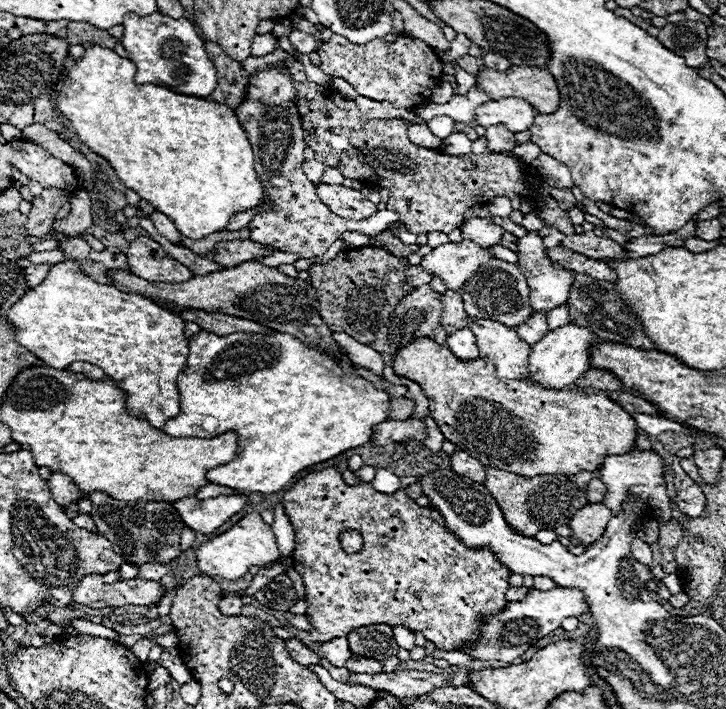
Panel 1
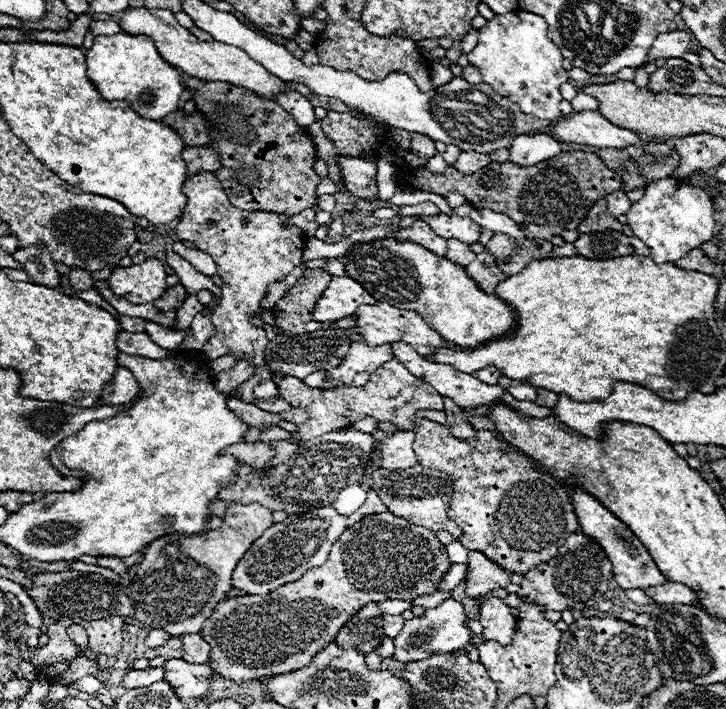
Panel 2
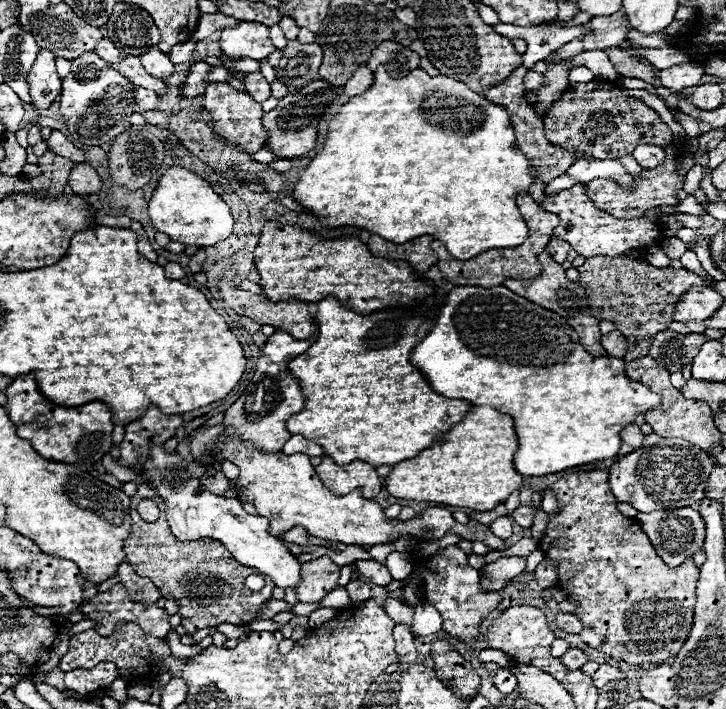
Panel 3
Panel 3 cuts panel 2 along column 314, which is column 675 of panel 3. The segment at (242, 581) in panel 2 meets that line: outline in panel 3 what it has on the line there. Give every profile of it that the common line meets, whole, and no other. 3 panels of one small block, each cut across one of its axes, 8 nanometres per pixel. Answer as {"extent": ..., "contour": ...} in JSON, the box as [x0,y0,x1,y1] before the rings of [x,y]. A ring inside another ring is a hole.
{"extent":[636,508,706,566],"contour":[[[674,508],[674,510],[656,510],[650,514],[638,512],[636,520],[640,522],[642,530],[648,534],[650,542],[654,544],[658,556],[668,564],[668,566],[680,566],[688,556],[692,556],[706,538],[706,528],[704,520],[694,508]]]}

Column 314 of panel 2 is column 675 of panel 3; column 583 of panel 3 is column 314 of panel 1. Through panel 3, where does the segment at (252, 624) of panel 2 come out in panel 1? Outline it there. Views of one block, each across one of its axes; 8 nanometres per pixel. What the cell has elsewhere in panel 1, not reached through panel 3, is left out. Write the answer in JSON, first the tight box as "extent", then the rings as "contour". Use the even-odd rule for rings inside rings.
{"extent":[282,468,510,650],"contour":[[[336,468],[310,472],[298,480],[282,496],[282,506],[296,530],[296,548],[292,554],[294,570],[302,576],[306,600],[310,604],[306,616],[312,618],[314,630],[310,638],[326,642],[330,638],[348,636],[358,626],[388,624],[406,626],[412,632],[422,632],[438,650],[460,650],[468,642],[480,640],[480,614],[498,614],[504,610],[506,592],[510,588],[510,570],[500,564],[490,548],[464,546],[446,526],[440,512],[418,506],[404,490],[382,494],[370,484],[348,486]],[[346,530],[356,530],[364,538],[364,546],[356,554],[346,554],[338,536]]]}

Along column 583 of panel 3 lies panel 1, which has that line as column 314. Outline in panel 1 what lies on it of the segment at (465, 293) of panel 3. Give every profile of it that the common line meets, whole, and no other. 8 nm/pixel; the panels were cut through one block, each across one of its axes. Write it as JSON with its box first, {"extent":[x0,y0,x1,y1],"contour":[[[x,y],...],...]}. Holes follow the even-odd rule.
{"extent":[162,330,390,494],"contour":[[[202,330],[192,336],[186,370],[178,376],[178,390],[182,402],[180,414],[162,430],[174,437],[201,438],[220,436],[230,430],[238,432],[238,456],[210,470],[208,480],[212,484],[260,494],[276,494],[300,470],[366,444],[376,424],[386,422],[390,412],[390,394],[376,390],[372,382],[360,378],[348,356],[336,360],[336,356],[320,348],[310,348],[292,334],[274,330],[270,334],[236,332],[228,336]]]}

